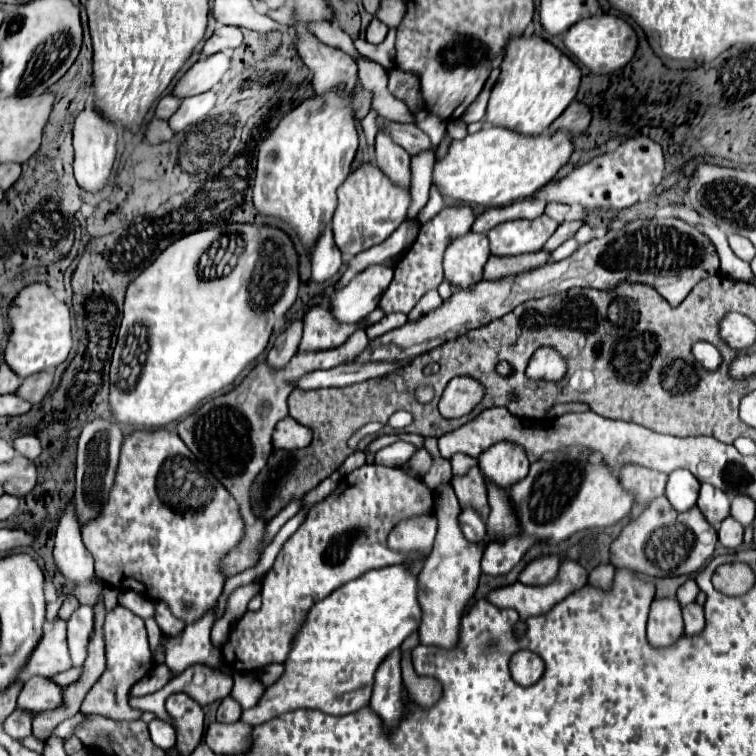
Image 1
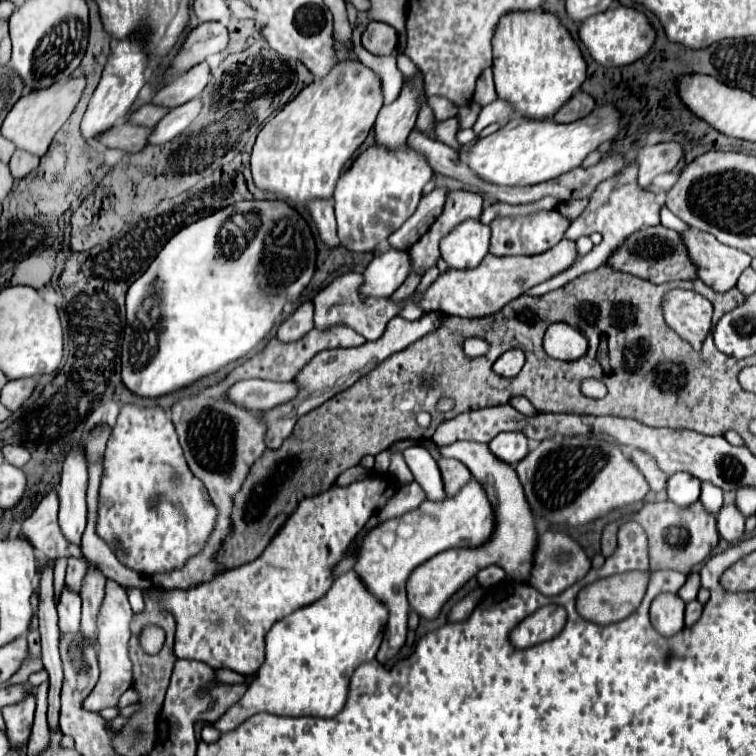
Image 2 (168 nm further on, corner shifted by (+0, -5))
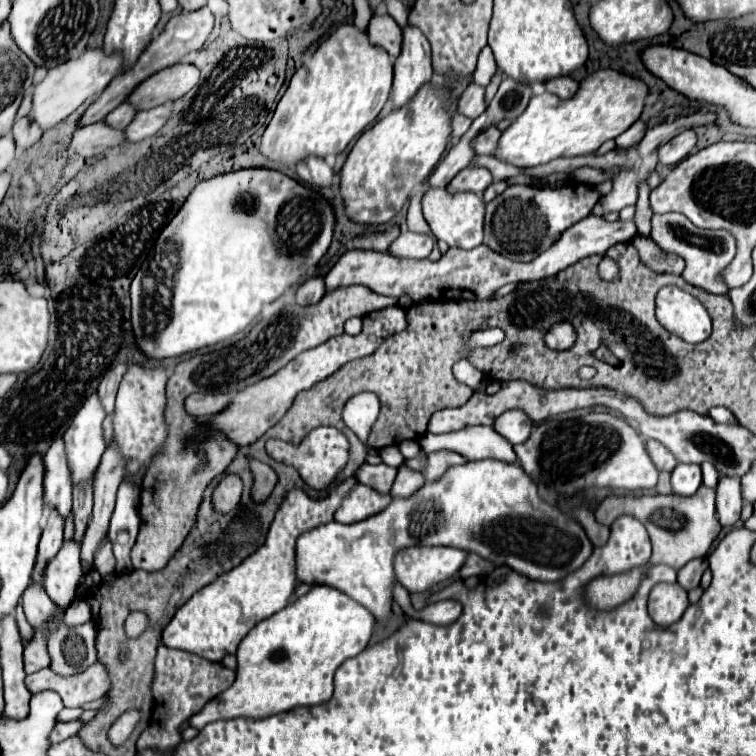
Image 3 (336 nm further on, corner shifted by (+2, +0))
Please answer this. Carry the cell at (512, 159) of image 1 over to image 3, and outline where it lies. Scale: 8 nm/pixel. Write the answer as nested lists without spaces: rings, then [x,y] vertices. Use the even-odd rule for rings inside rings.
[[[615,70],[593,72],[581,82],[579,92],[571,100],[559,100],[549,92],[533,96],[527,110],[501,134],[493,156],[513,166],[533,168],[555,158],[593,154],[605,140],[617,138],[639,118],[645,96],[647,86],[635,78]]]

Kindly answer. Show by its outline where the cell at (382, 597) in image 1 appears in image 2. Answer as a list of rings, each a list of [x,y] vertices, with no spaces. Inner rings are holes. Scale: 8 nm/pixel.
[[[353,571],[337,577],[319,601],[283,617],[269,629],[263,665],[245,695],[213,727],[225,733],[261,711],[283,717],[335,717],[347,701],[347,681],[353,669],[363,661],[375,659],[385,623],[387,609],[367,593]]]

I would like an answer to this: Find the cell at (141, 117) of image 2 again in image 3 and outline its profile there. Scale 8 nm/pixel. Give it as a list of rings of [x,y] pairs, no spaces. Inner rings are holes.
[[[123,102],[121,106],[117,106],[107,118],[105,118],[105,122],[111,126],[113,124],[113,128],[125,128],[127,124],[131,124],[131,120],[133,120],[133,116],[137,114],[139,110],[135,110],[129,102]]]

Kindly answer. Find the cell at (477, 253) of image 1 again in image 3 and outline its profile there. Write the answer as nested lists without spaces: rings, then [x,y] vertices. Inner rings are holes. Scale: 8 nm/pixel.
[[[427,188],[423,196],[423,216],[431,228],[431,232],[449,244],[449,248],[471,250],[483,244],[483,220],[485,220],[485,204],[479,194],[465,192],[451,196],[445,188]]]

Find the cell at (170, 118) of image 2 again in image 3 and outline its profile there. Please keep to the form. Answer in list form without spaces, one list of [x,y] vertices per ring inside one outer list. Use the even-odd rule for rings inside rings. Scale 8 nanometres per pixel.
[[[163,104],[151,110],[143,110],[135,116],[135,120],[125,128],[125,136],[129,142],[141,142],[149,136],[155,136],[157,128],[165,126],[169,116],[173,114],[173,104]]]

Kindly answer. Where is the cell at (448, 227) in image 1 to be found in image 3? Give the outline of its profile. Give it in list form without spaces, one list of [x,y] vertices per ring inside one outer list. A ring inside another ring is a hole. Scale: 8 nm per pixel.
[[[465,168],[461,170],[451,184],[447,186],[449,194],[457,194],[457,192],[477,192],[483,194],[485,188],[491,184],[491,172],[485,168]]]

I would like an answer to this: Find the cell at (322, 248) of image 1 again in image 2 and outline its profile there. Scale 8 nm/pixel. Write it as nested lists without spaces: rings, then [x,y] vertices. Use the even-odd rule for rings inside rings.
[[[325,199],[309,201],[309,211],[311,211],[313,221],[317,223],[317,229],[319,229],[321,239],[329,247],[339,245],[339,239],[337,239],[337,223],[335,223],[335,213],[333,213],[333,201],[331,199],[327,199],[327,201]]]

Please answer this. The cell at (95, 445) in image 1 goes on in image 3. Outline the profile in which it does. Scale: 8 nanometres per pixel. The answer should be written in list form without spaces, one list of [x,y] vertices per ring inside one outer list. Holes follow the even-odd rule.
[[[119,364],[119,366],[111,368],[111,370],[103,376],[103,380],[101,380],[101,384],[99,384],[97,394],[99,394],[99,400],[101,400],[103,408],[105,408],[105,414],[111,414],[111,412],[113,412],[115,394],[117,394],[117,388],[119,388],[121,378],[123,378],[125,372],[127,372],[127,366],[125,366],[125,364]]]

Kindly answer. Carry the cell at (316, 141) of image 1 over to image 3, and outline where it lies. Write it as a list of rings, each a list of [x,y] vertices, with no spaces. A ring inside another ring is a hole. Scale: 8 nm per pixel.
[[[341,24],[335,34],[331,34],[331,38],[317,48],[313,58],[293,74],[287,92],[279,100],[273,118],[261,136],[259,152],[283,168],[293,168],[309,156],[327,158],[341,154],[355,136],[359,136],[369,124],[375,122],[377,114],[389,98],[391,82],[393,58],[383,48],[371,46],[367,34],[359,34],[351,28],[351,24]]]

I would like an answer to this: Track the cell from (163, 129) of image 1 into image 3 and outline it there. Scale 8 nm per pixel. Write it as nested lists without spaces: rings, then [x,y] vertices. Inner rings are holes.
[[[95,122],[95,124],[81,126],[75,130],[73,140],[71,140],[71,150],[73,150],[73,154],[95,156],[95,154],[101,154],[103,150],[119,146],[123,142],[125,142],[123,130],[111,128],[105,122]]]

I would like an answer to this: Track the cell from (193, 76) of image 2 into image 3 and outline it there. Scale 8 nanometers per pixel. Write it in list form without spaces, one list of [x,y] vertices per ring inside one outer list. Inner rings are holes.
[[[179,62],[163,72],[157,72],[155,76],[149,76],[149,80],[133,90],[127,102],[131,102],[137,110],[149,110],[185,96],[185,92],[195,88],[197,82],[199,68],[189,62]]]

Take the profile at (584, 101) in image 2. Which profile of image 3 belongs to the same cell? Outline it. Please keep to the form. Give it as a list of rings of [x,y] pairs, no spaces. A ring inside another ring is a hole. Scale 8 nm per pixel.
[[[559,76],[555,80],[549,80],[545,84],[545,88],[547,88],[547,92],[559,96],[561,100],[567,100],[567,98],[573,98],[577,94],[579,84],[573,78],[569,78],[569,76]]]

